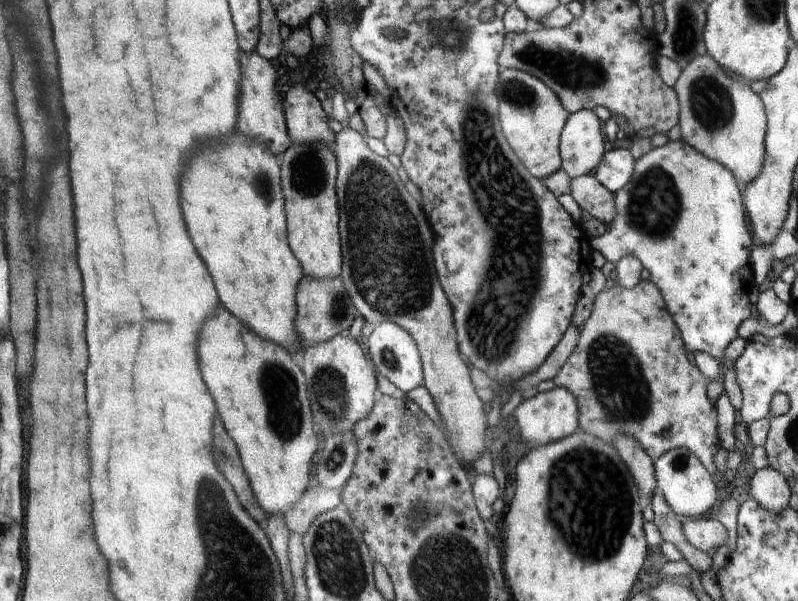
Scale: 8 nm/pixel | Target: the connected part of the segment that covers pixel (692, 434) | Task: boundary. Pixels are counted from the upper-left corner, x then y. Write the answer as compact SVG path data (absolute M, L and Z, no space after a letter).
M646 276L632 289L616 283L596 294L591 316L579 330L575 350L553 381L556 387L565 387L578 398L580 431L587 431L611 444L622 433L632 436L653 461L671 450L685 448L699 455L700 462L712 474L718 474L714 454L720 444L716 434L708 438L710 432L716 432L716 410L706 398L708 382L704 380L704 374L688 362L684 346L682 332L654 283Z

